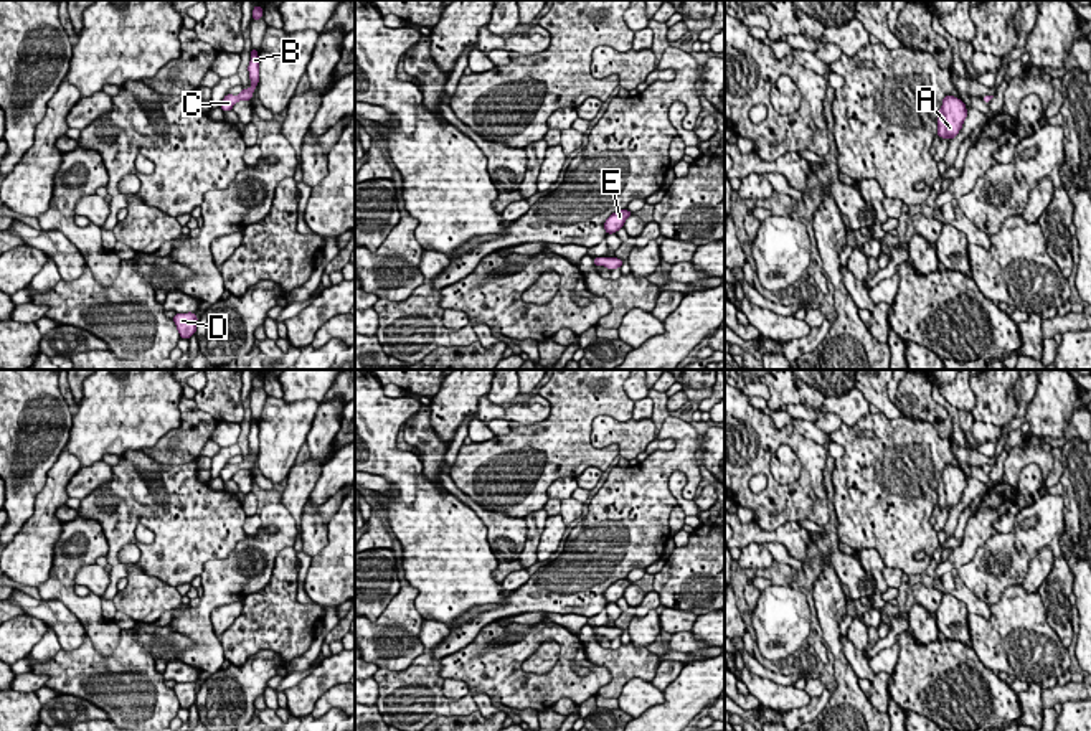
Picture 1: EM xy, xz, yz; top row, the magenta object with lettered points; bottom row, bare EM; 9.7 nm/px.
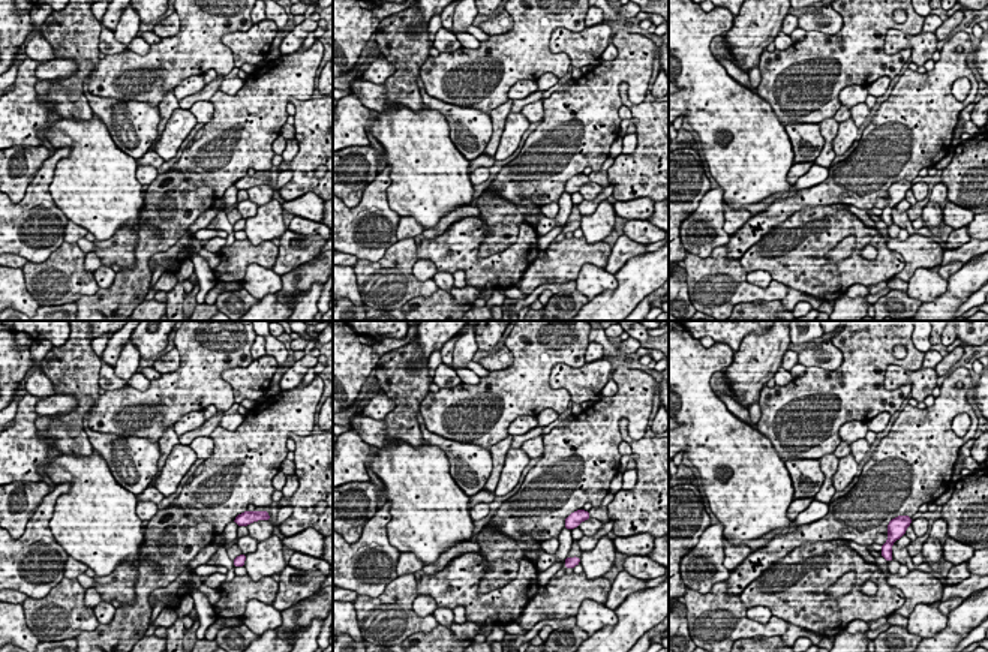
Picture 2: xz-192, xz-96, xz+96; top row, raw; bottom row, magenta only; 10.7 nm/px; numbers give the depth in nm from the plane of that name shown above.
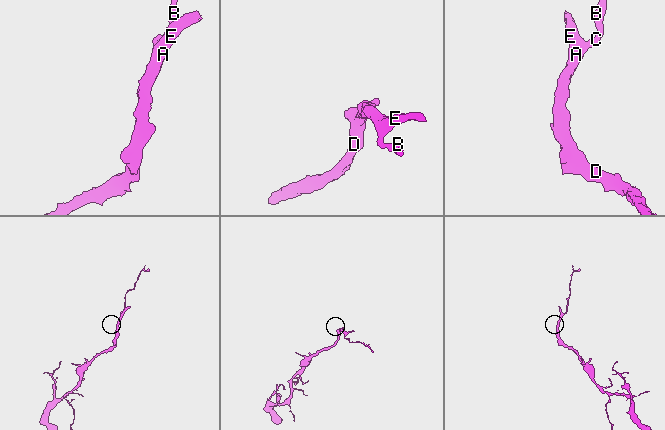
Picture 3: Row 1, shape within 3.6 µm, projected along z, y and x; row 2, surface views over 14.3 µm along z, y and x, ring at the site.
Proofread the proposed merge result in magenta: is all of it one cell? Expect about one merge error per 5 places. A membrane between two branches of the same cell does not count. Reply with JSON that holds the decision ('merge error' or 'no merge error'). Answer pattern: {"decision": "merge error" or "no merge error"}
{"decision": "no merge error"}

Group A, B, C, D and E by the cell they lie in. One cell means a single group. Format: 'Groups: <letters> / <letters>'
Groups: A B C D E

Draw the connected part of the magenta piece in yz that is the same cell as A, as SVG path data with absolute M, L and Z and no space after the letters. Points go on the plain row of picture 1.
M947 464L942 469L942 475L938 485L939 485L938 487L938 505L941 508L947 507L951 510L962 498L962 493L967 487L967 479L966 479L964 470Z

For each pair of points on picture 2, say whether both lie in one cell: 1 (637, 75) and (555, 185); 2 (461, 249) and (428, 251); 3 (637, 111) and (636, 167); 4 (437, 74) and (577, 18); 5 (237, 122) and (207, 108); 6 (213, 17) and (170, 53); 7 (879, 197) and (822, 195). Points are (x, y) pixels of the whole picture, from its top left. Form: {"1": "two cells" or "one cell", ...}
{"1": "one cell", "2": "one cell", "3": "one cell", "4": "one cell", "5": "two cells", "6": "one cell", "7": "one cell"}

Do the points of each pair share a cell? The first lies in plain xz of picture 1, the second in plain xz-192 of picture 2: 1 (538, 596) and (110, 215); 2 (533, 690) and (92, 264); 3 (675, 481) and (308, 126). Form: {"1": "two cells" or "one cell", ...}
{"1": "two cells", "2": "two cells", "3": "one cell"}

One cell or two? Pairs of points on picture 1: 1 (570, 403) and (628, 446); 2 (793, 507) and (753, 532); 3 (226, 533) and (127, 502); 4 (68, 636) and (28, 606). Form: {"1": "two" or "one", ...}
{"1": "two", "2": "two", "3": "one", "4": "one"}

